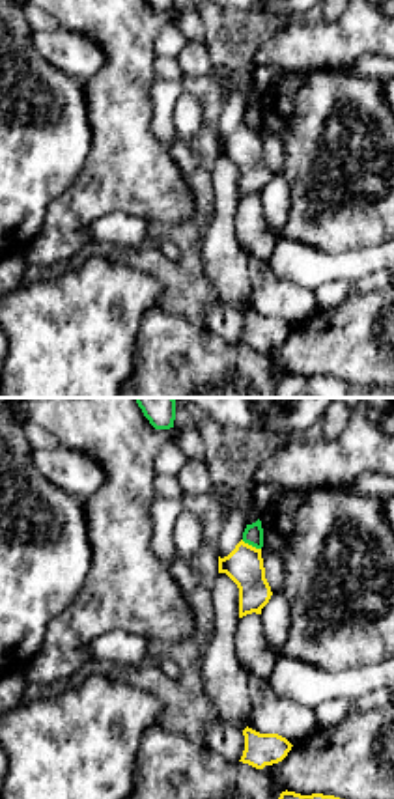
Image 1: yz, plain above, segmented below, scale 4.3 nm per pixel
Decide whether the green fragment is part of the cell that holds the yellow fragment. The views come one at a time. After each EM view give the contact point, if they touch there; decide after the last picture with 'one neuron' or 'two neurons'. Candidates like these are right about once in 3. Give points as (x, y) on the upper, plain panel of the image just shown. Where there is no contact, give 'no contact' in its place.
meets yellow at (251, 127)

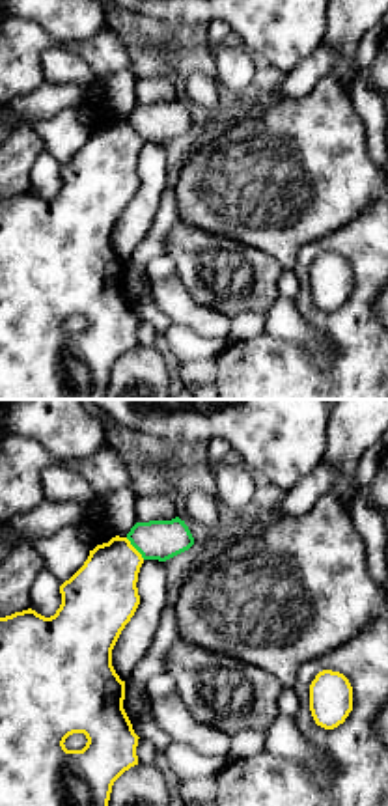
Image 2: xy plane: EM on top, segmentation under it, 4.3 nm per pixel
meets yellow at (135, 131)

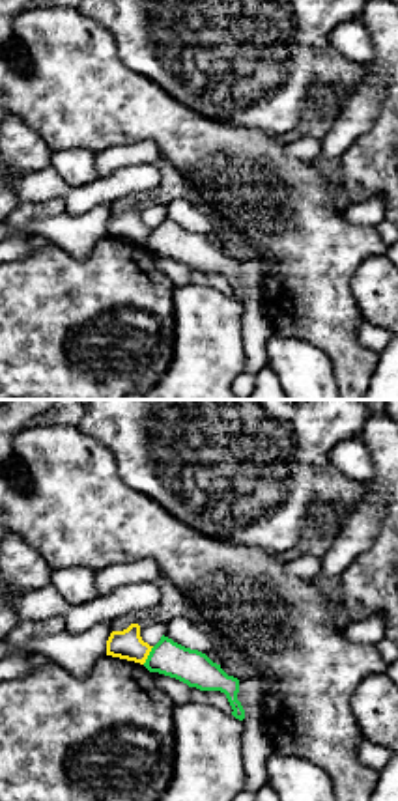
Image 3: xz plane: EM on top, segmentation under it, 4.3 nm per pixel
meets yellow at (148, 236)

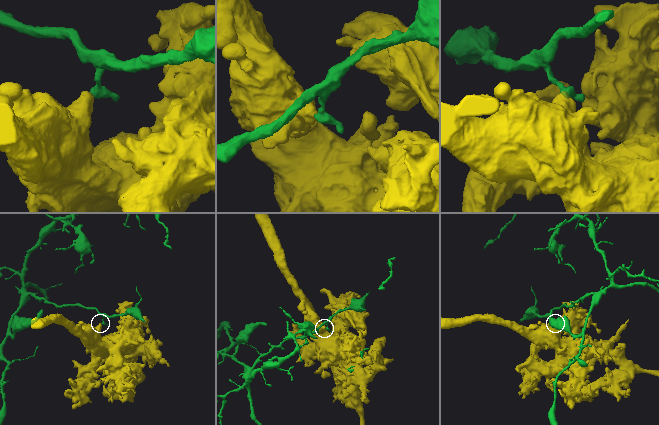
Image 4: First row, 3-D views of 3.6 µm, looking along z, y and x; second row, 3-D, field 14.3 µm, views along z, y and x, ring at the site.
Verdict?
two neurons

